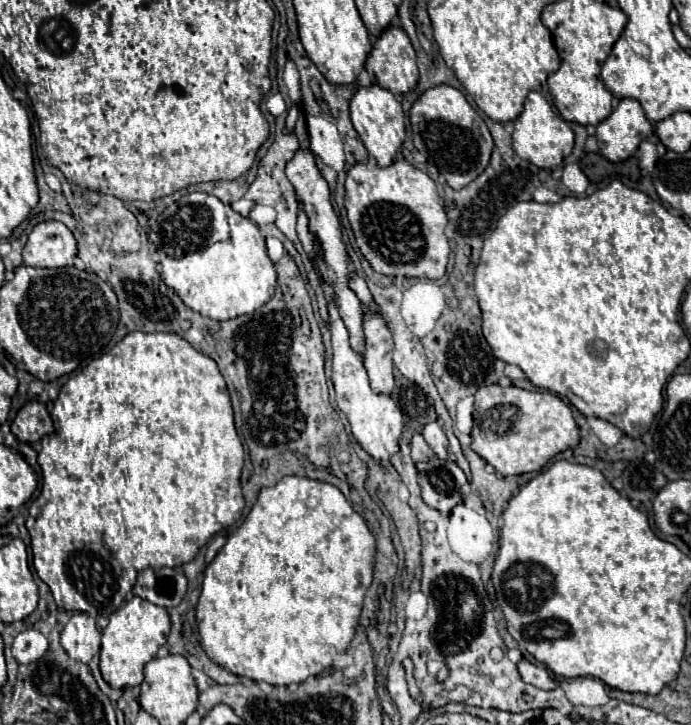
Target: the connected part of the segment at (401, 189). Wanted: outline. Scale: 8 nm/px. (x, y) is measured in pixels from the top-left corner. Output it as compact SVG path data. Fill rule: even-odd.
M397 159L387 169L381 169L379 165L369 167L365 163L357 163L347 173L345 191L345 207L351 229L355 233L355 241L373 271L383 273L387 277L419 279L441 279L445 275L449 259L449 241L445 237L447 215L441 197L437 195L437 185L427 173L409 165L405 159Z

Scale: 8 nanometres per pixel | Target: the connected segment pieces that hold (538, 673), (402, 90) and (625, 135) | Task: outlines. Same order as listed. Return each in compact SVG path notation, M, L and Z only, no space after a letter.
M521 659L521 663L517 663L517 671L521 675L521 679L537 689L553 689L557 685L555 679L549 677L549 673L541 667L535 667L533 663L529 663L527 659Z
M389 27L375 39L367 59L371 81L397 97L409 93L419 79L415 49L401 27Z
M621 99L613 113L597 125L599 151L613 163L629 159L639 143L653 133L645 111L635 99Z

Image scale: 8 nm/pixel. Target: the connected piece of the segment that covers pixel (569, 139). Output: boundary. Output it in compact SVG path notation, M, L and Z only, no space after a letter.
M529 91L527 99L525 99L525 107L523 113L515 119L515 131L513 131L513 149L519 157L531 161L533 165L553 171L557 165L563 163L563 159L571 153L573 149L573 139L575 133L573 129L551 109L551 105L547 103L547 99L537 93L537 91Z

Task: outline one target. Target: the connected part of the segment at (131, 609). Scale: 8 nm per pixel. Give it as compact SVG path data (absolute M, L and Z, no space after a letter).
M131 597L117 611L109 615L109 623L103 629L99 668L103 679L115 687L123 689L127 685L143 683L143 667L157 655L157 649L165 645L169 635L169 613L165 607L153 605L141 597Z

